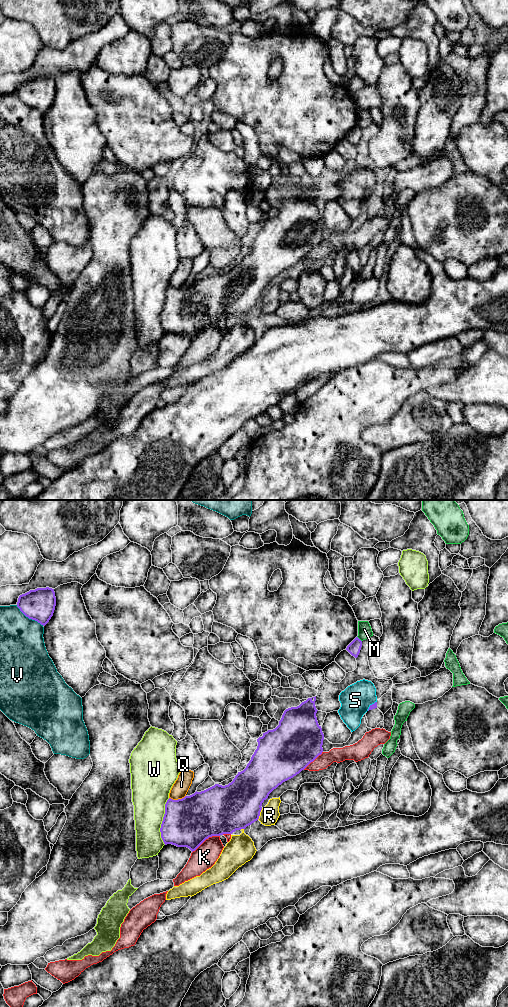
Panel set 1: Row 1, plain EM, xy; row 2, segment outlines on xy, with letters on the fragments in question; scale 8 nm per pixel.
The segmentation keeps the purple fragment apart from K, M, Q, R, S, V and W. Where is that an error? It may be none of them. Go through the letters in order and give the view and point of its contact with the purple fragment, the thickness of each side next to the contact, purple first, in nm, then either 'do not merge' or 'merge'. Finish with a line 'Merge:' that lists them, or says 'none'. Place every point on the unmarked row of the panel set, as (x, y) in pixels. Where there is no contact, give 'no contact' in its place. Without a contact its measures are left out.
K: contact xy (205, 327); calibres 400 and 190 nm; do not merge
M: contact xy (359, 127); calibres 100 and 110 nm; do not merge
Q: contact xy (178, 287); calibres 400 and 130 nm; do not merge
R: contact xy (259, 302); calibres 380 and 150 nm; do not merge
S: contact xy (371, 193); calibres 50 and 240 nm; do not merge
V: contact xy (29, 106); calibres 260 and 360 nm; do not merge
W: contact xy (162, 309); calibres 400 and 300 nm; do not merge
Merge: none

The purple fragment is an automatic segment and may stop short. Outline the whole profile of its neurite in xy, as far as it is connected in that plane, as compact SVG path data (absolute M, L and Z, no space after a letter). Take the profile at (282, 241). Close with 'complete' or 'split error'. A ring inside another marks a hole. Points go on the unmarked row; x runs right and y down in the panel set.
M316 184L308 186L297 195L286 197L279 213L275 217L263 221L263 224L257 227L257 237L246 256L238 260L228 273L215 272L204 279L196 279L194 282L178 288L169 286L165 292L165 302L160 316L164 332L187 335L193 340L209 325L232 322L236 318L245 317L257 309L262 298L262 291L269 282L283 270L299 262L323 240L324 222L317 209L316 201L318 198L315 189Z | complete

